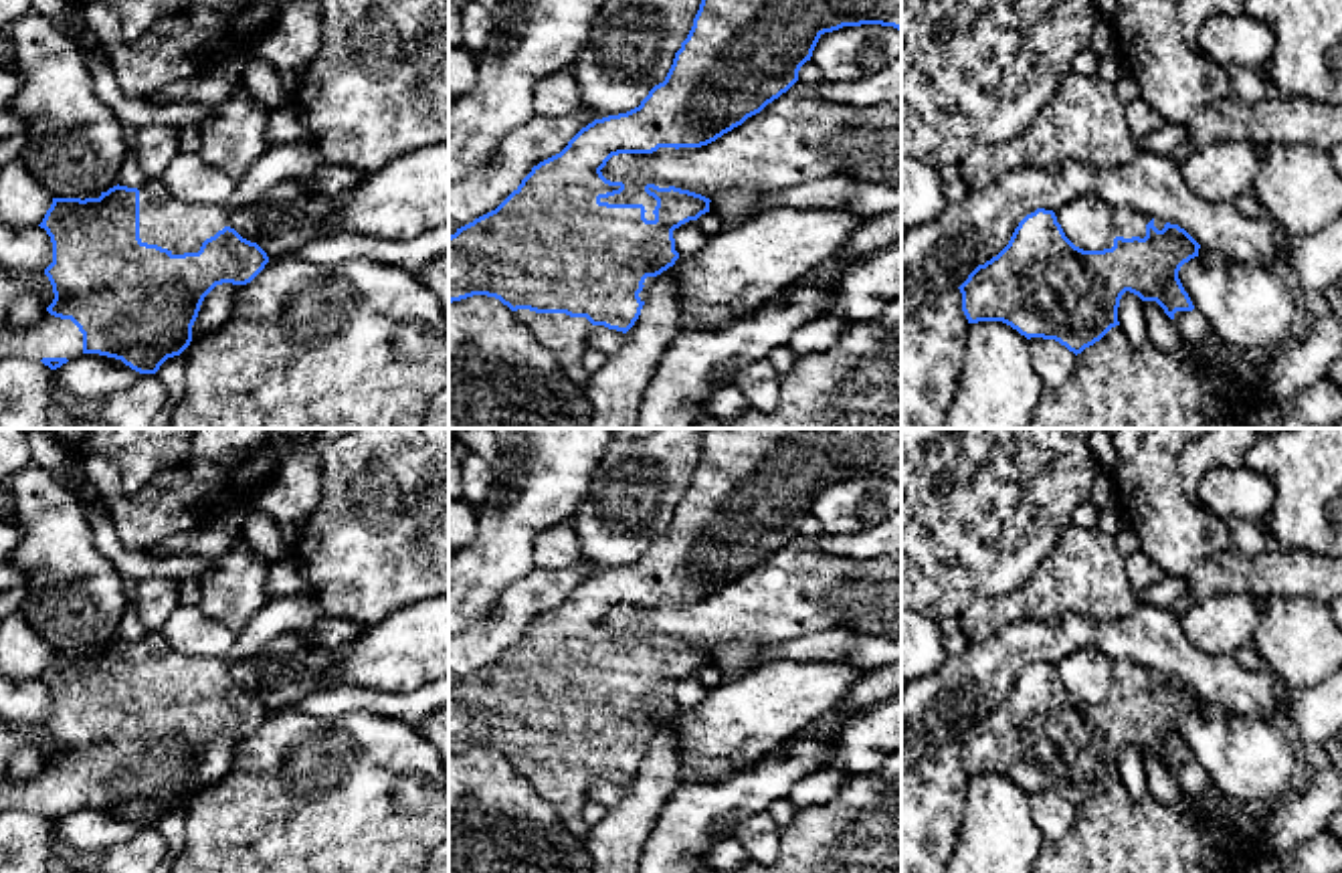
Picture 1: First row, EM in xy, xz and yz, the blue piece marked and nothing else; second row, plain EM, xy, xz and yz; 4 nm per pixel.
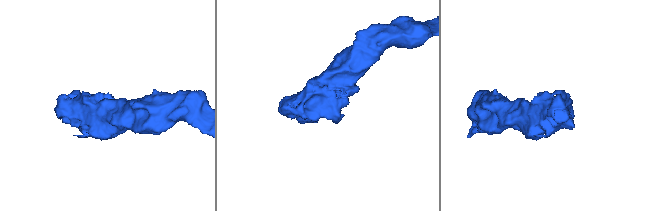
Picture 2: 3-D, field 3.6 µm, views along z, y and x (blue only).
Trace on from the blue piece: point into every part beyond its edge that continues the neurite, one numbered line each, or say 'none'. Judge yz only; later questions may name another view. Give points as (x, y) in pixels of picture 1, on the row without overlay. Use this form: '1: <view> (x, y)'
1: yz (1128, 675)
2: yz (1209, 710)

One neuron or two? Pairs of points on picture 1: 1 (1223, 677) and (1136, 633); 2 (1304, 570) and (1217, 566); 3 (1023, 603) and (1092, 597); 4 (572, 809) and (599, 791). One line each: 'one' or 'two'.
1: one
2: one
3: one
4: two

